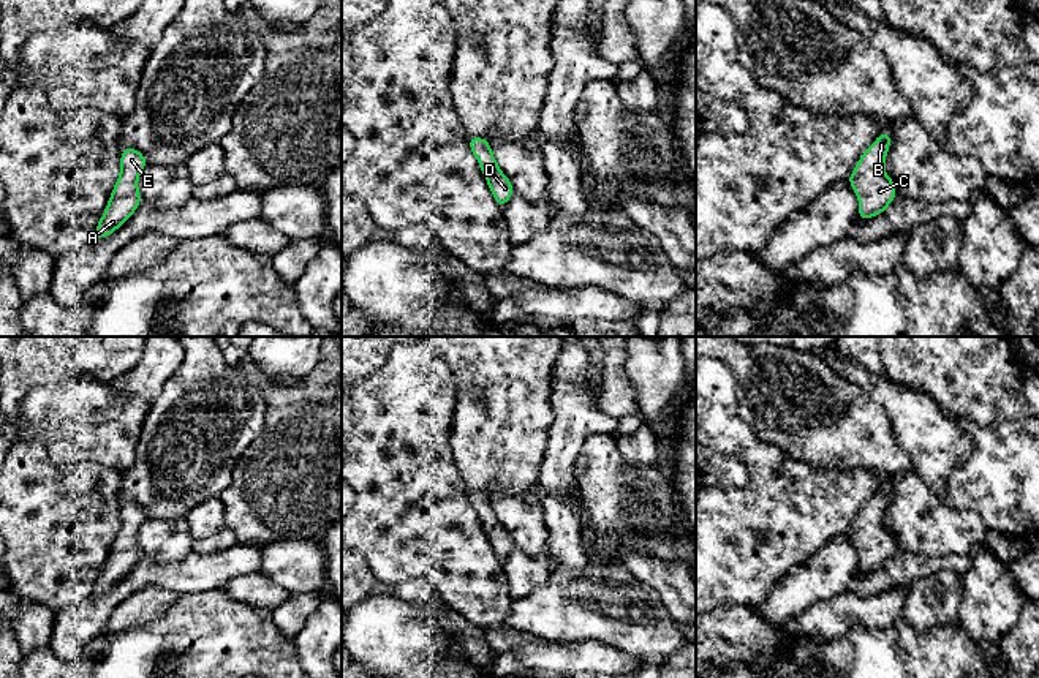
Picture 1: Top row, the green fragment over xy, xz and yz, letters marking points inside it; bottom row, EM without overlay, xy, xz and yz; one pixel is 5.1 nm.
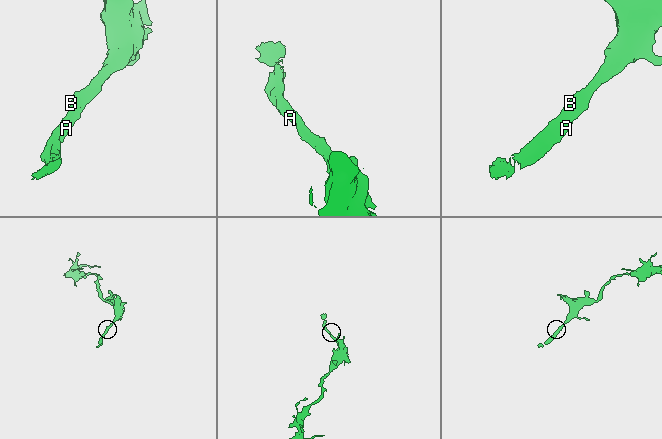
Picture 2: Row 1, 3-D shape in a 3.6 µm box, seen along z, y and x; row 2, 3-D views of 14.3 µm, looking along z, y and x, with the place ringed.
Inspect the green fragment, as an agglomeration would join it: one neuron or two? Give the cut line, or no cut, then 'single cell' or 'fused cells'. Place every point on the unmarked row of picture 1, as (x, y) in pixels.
cut none; single cell

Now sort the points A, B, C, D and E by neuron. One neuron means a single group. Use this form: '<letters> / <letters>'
A B C D E

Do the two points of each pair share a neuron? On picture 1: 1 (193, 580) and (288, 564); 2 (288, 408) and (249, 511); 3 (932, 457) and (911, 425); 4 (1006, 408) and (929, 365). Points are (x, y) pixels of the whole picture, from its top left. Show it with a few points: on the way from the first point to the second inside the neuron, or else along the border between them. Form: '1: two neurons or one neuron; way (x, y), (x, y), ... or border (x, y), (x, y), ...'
1: two neurons; border (261, 546), (261, 564), (258, 569)
2: one neuron; way (288, 433), (283, 476), (274, 485)
3: one neuron; way (932, 449), (919, 433)
4: one neuron; way (987, 389), (963, 365), (948, 365)

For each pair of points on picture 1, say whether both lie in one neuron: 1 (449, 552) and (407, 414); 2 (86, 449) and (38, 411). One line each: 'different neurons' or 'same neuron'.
1: same neuron
2: same neuron

